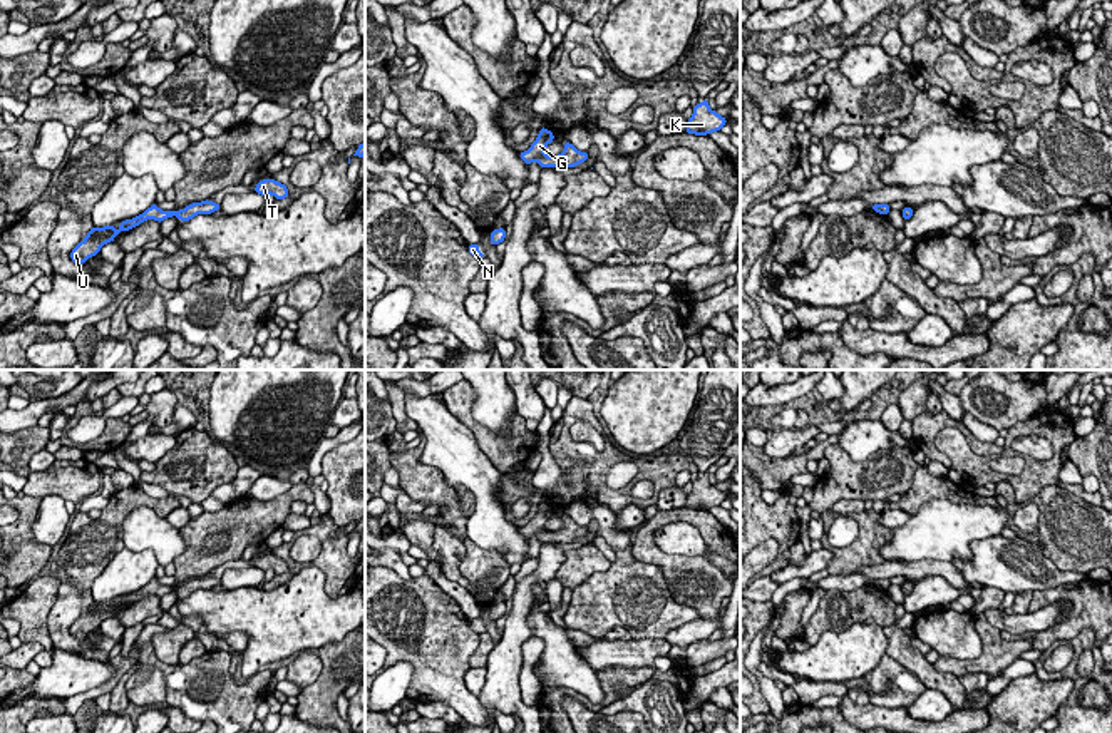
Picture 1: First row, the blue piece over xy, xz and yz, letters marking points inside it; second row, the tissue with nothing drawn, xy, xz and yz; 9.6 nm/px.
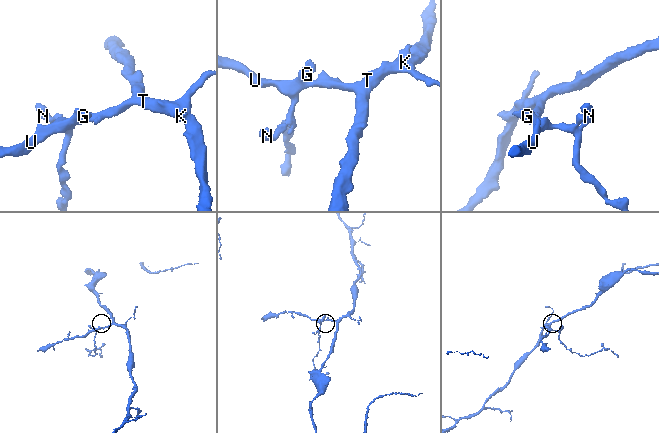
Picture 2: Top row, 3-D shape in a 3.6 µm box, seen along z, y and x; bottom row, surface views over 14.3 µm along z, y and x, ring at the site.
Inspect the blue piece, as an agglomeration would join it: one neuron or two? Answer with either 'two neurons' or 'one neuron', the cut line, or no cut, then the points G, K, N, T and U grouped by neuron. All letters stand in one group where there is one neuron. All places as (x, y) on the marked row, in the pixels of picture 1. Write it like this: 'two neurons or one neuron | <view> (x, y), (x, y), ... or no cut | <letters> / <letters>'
one neuron | no cut | G K N T U

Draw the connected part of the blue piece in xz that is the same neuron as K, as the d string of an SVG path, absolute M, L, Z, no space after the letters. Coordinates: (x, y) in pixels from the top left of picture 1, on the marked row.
M703 99L702 104L693 105L693 114L687 122L687 134L708 136L710 132L718 132L728 119L718 115L708 107L708 99Z

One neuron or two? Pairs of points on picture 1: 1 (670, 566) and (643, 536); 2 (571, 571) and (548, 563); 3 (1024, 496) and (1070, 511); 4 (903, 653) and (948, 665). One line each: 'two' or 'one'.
1: one
2: two
3: two
4: two

